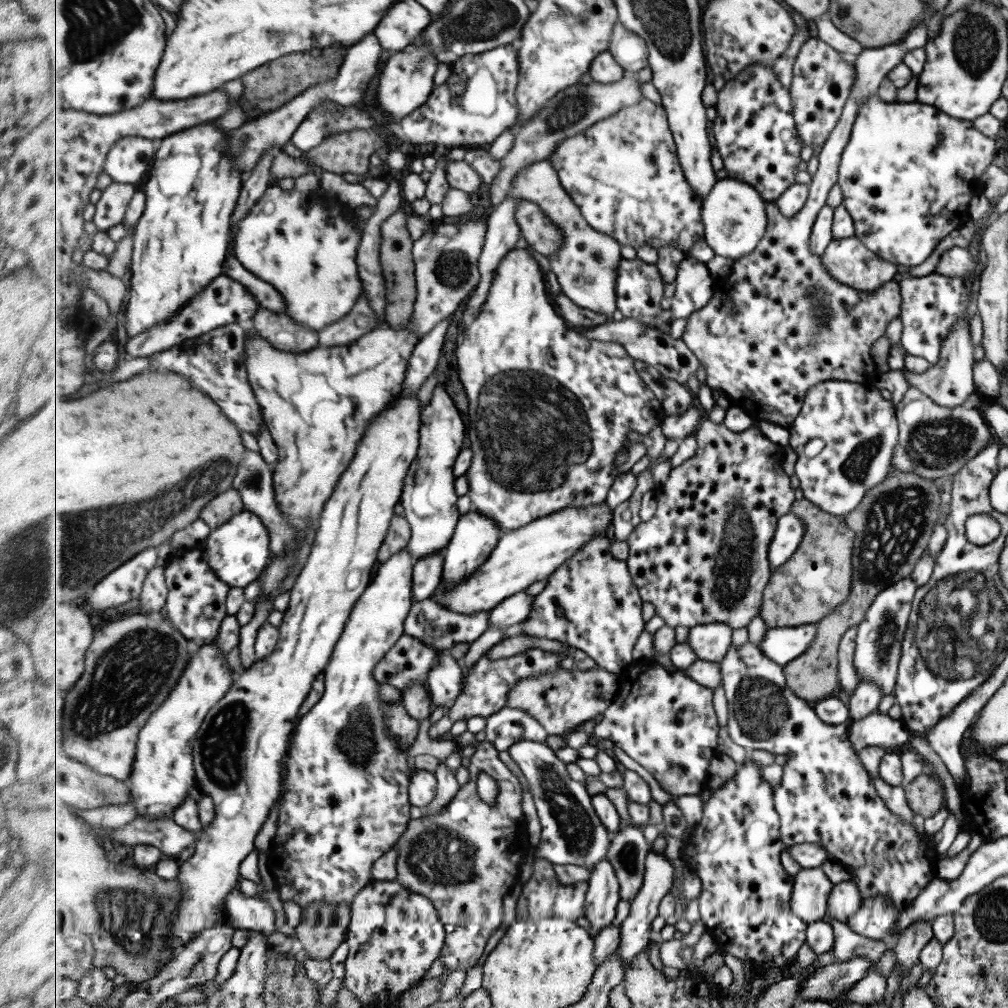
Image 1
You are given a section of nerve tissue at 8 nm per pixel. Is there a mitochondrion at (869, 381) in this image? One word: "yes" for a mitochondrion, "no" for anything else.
no

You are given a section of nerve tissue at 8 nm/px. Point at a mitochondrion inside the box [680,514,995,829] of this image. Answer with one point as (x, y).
(762, 711)

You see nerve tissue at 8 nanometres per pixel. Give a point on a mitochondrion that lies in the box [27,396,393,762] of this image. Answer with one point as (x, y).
(126, 680)

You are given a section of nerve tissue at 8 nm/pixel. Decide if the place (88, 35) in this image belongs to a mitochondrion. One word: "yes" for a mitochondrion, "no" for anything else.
yes

